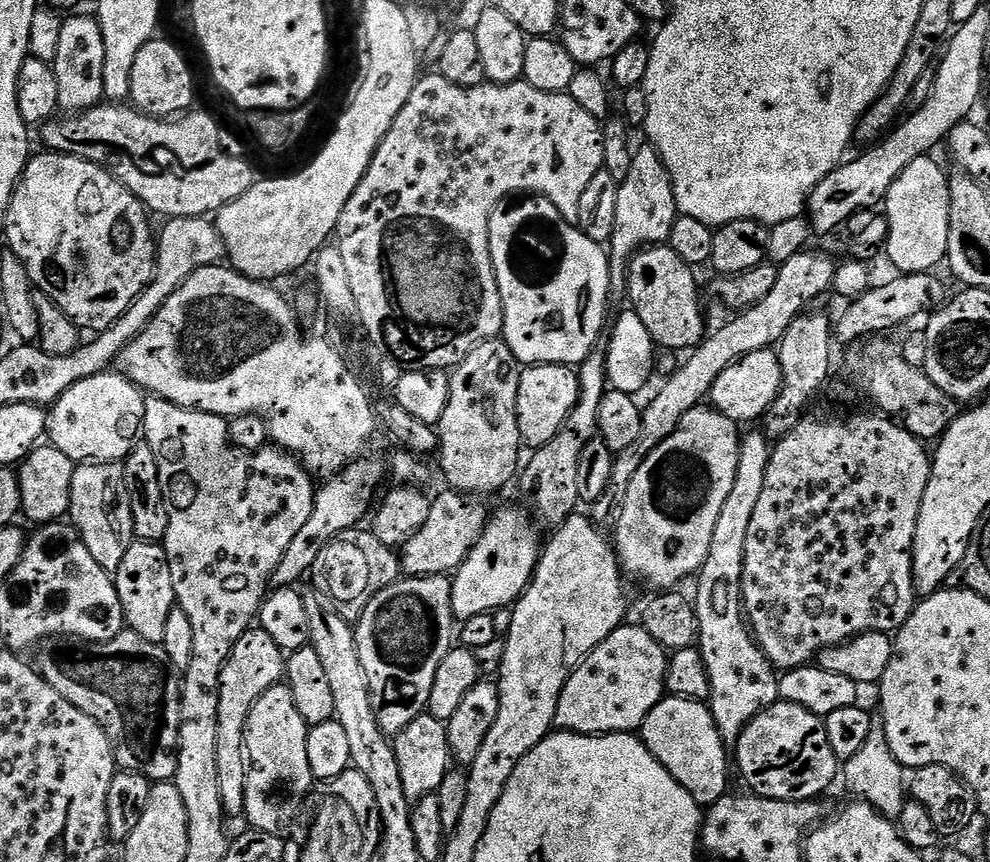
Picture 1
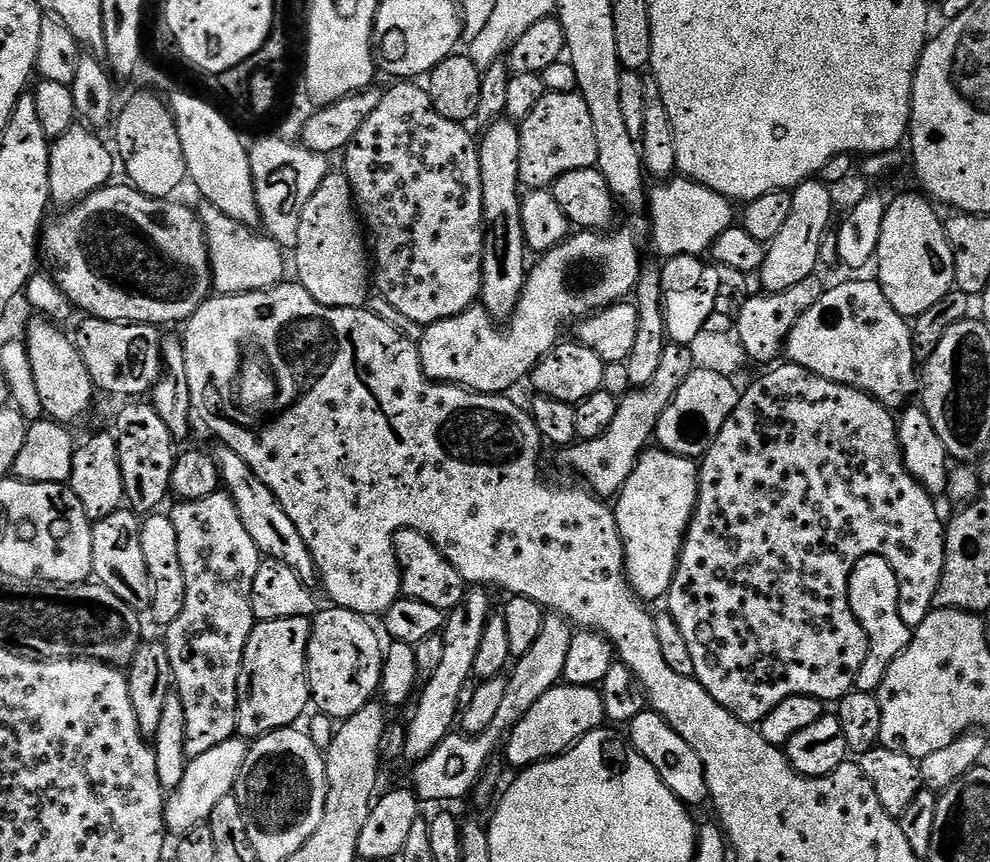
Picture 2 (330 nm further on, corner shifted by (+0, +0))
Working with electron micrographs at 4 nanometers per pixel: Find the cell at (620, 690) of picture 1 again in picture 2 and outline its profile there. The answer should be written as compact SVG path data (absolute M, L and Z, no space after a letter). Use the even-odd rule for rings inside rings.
M561 682L555 688L546 690L530 710L512 728L502 748L502 756L516 767L523 770L531 764L541 764L544 760L553 760L577 744L583 736L605 723L604 703L599 687L572 685Z

